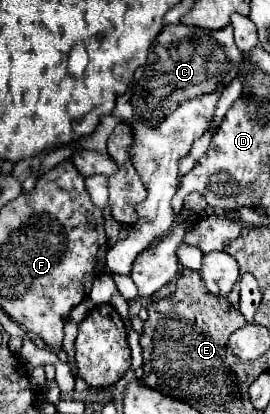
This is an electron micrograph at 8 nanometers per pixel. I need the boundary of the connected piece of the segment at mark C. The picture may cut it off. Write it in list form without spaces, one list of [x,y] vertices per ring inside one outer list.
[[[170,24],[154,40],[154,46],[148,54],[146,64],[136,70],[132,82],[128,84],[128,90],[116,98],[112,116],[116,116],[118,120],[132,126],[134,140],[132,140],[132,150],[130,150],[130,162],[136,168],[140,180],[144,182],[148,196],[144,202],[134,206],[138,220],[136,220],[136,224],[132,224],[128,228],[128,236],[124,240],[116,242],[114,248],[110,248],[106,254],[106,266],[112,272],[130,274],[136,256],[170,232],[170,226],[174,222],[170,200],[178,188],[178,160],[182,156],[186,156],[192,142],[208,130],[208,124],[212,120],[212,114],[214,114],[214,108],[216,108],[216,102],[218,102],[222,90],[236,78],[236,64],[240,64],[240,58],[242,58],[242,52],[234,44],[232,26],[222,28],[222,30],[204,30],[204,28],[196,28],[196,26]]]

